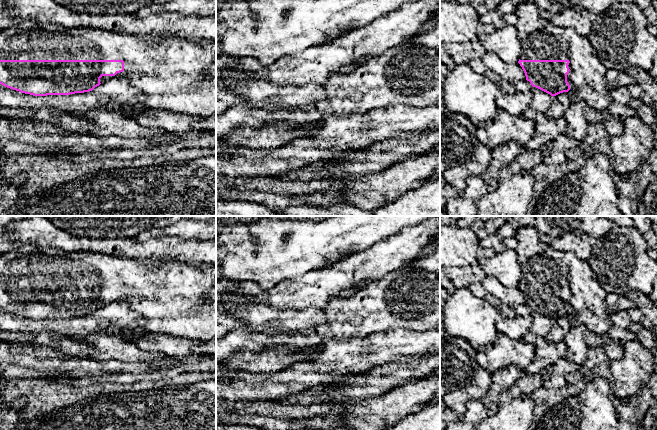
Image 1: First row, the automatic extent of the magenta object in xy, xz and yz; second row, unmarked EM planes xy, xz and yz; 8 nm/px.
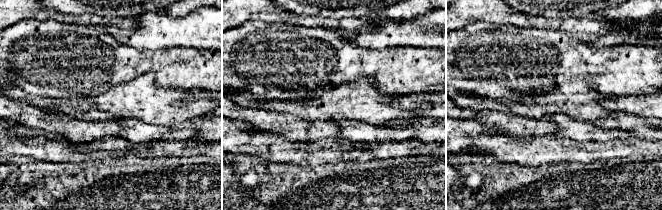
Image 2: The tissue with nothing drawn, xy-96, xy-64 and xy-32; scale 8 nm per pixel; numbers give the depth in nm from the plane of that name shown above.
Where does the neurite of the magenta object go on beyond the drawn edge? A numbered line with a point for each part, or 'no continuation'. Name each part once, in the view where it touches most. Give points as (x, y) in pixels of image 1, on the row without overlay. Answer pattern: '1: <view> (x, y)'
1: xy (170, 290)

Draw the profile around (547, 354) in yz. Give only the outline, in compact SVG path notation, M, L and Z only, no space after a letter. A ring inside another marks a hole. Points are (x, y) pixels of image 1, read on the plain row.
M530 330L524 334L522 340L535 347L535 358L523 371L525 375L538 374L541 370L550 366L555 367L565 360L566 345L562 341L550 343L544 337L536 335Z

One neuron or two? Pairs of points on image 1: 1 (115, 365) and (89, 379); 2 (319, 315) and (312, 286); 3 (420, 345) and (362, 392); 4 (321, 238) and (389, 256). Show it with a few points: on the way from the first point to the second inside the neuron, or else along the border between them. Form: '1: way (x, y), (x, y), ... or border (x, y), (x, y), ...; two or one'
1: way (111, 372), (106, 377), (96, 377); one
2: border (323, 308), (304, 307), (294, 309); two
3: border (420, 354), (405, 361), (390, 362), (375, 368); two
4: border (385, 238), (366, 249), (349, 254), (343, 259); two

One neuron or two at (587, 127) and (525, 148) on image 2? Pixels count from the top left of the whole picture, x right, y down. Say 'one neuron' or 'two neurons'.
two neurons

